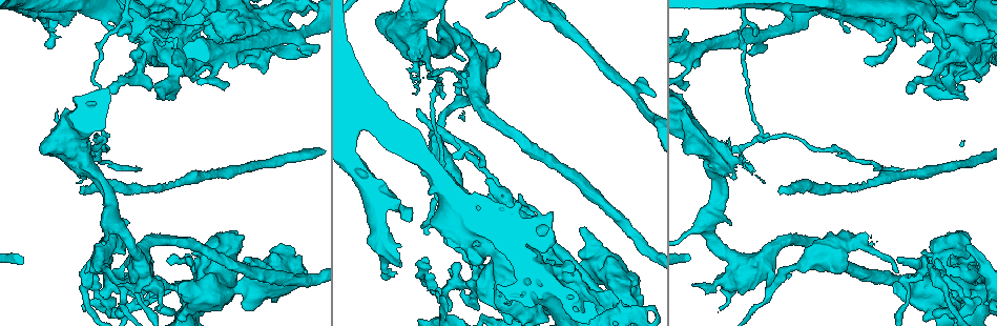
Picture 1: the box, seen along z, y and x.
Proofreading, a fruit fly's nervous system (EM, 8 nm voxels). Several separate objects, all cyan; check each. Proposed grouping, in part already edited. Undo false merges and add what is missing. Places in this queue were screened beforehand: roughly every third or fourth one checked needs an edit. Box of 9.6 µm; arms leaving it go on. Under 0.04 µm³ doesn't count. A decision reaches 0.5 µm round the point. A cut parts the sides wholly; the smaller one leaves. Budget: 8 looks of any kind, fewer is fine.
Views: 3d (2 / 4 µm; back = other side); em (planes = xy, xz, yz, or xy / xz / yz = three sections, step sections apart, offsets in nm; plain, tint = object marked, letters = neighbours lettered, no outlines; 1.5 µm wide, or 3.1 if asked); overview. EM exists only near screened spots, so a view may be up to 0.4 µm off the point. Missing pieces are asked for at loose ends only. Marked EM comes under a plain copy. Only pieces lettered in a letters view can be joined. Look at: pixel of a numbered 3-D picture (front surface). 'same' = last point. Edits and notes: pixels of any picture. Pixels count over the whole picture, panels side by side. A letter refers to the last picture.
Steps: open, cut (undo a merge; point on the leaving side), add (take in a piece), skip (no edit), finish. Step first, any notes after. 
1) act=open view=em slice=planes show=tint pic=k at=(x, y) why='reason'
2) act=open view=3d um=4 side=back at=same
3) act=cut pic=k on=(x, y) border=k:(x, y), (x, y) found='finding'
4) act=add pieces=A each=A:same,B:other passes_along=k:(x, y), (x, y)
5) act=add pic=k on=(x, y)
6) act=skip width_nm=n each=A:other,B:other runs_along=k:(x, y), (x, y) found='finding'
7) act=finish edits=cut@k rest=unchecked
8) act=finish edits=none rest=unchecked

act=open view=em slice=planes show=letters pic=1 at=(867, 63) why='an open end'

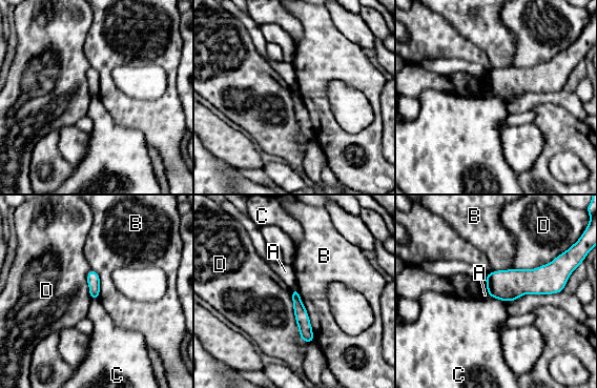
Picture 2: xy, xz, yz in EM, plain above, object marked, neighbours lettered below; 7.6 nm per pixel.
act=skip each=A:other,B:other,C:other,D:other found='none of them fits'

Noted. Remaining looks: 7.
act=open view=em slice=yz step=8 show=tint pic=1 at=(120, 24) why='sharp bend'

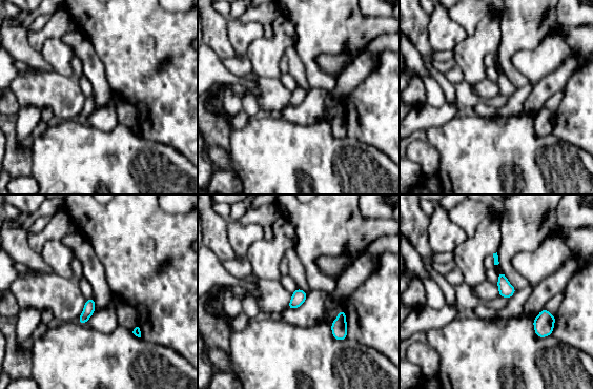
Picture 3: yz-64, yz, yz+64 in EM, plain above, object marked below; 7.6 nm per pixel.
act=open view=em slice=planes show=letters at=same

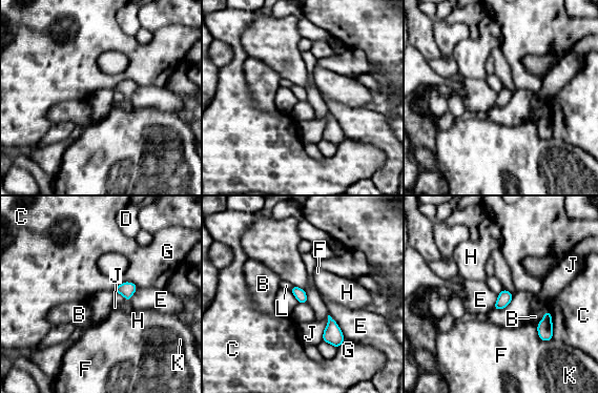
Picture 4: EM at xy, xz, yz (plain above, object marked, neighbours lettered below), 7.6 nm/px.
act=skip each=B:other,C:other,D:other,E:other,F:other,G:other,H:other,J:other,K:other,L:other border=4:(329, 314), (338, 326), (345, 339) found='one cell here'

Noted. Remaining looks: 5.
act=open view=3d um=2 pic=1 at=(448, 157) why='stops while still wide'

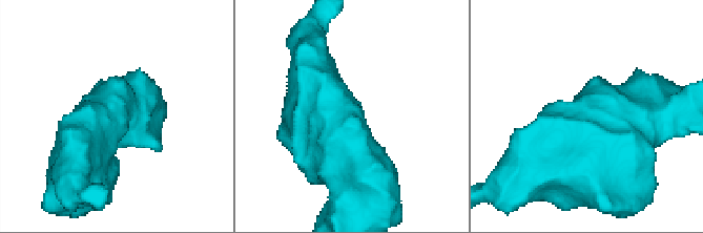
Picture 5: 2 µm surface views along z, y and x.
act=open view=em slice=yz step=8 show=tint pic=5 at=(585, 85)

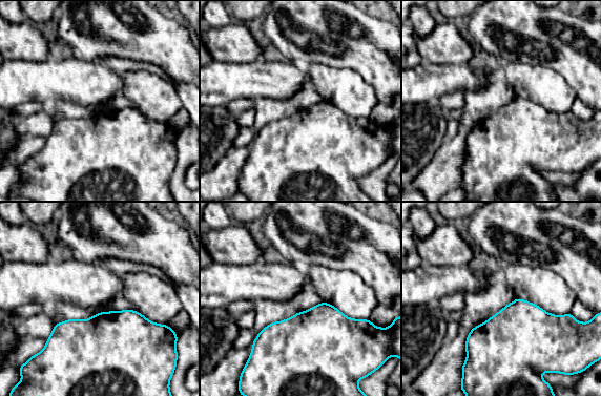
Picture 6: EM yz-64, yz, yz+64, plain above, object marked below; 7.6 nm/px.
act=open view=em slice=yz step=8 show=letters at=same why='see the neighbours'

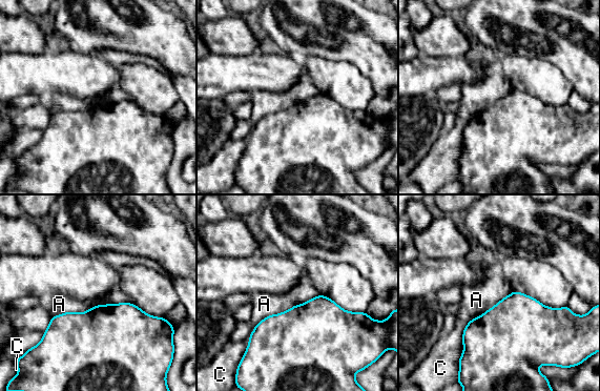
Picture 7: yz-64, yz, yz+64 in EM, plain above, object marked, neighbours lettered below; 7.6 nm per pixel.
act=skip each=A:other,C:other border=7:(136, 304), (96, 304), (52, 316) found='no lettered piece goes on from it'

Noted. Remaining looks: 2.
act=finish edits=none rest=unchecked

